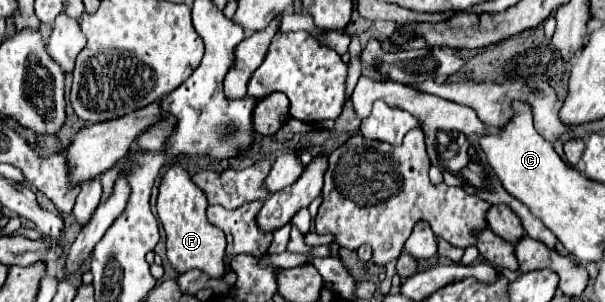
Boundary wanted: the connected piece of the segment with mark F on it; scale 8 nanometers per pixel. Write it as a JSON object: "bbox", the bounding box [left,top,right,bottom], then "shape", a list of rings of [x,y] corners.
{"bbox":[157,165,225,277],"shape":[[[179,165],[169,167],[161,177],[159,195],[157,195],[157,213],[167,233],[167,259],[179,273],[185,273],[189,269],[199,269],[211,277],[223,277],[225,235],[221,229],[217,229],[207,221],[205,209],[207,209],[207,197],[191,181],[191,175]]]}

